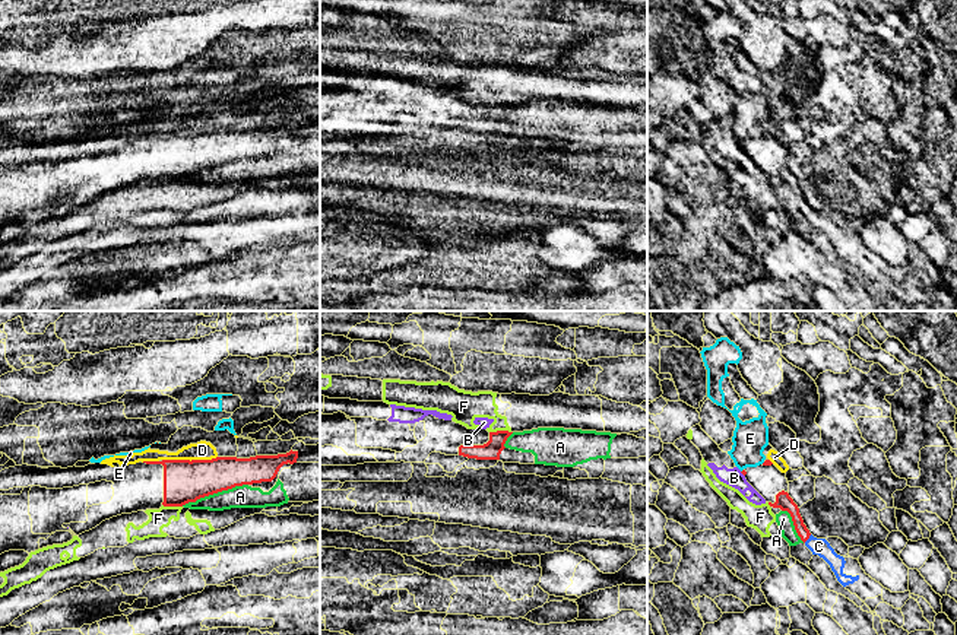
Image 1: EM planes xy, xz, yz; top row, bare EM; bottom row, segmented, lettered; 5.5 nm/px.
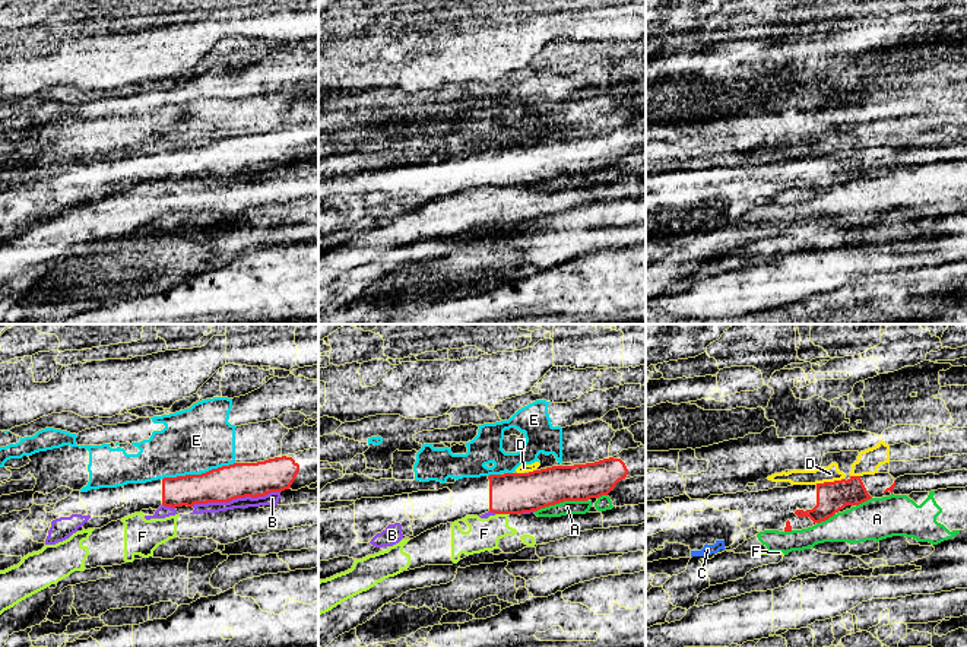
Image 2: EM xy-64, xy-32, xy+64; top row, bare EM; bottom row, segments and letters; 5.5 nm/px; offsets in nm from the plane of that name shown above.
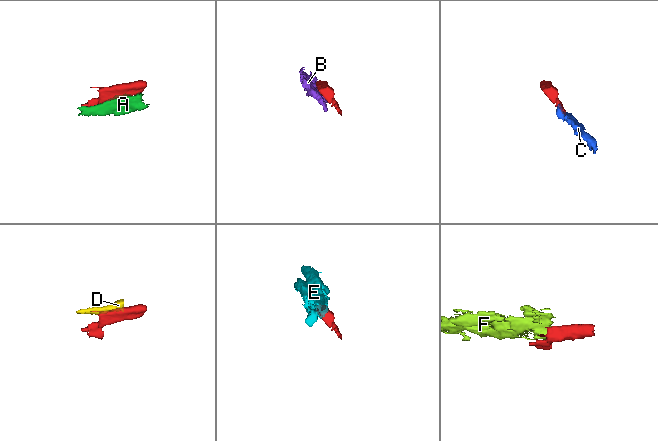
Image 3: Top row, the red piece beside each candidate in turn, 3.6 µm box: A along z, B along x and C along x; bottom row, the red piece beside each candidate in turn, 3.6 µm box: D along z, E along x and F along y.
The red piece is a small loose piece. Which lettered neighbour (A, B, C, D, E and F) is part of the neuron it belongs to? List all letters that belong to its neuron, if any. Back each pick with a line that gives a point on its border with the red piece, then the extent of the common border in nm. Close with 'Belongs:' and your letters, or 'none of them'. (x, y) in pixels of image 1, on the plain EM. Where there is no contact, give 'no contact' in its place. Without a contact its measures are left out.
C: meets red in yz at (807, 212); contact 60 nm long
Belongs: C

